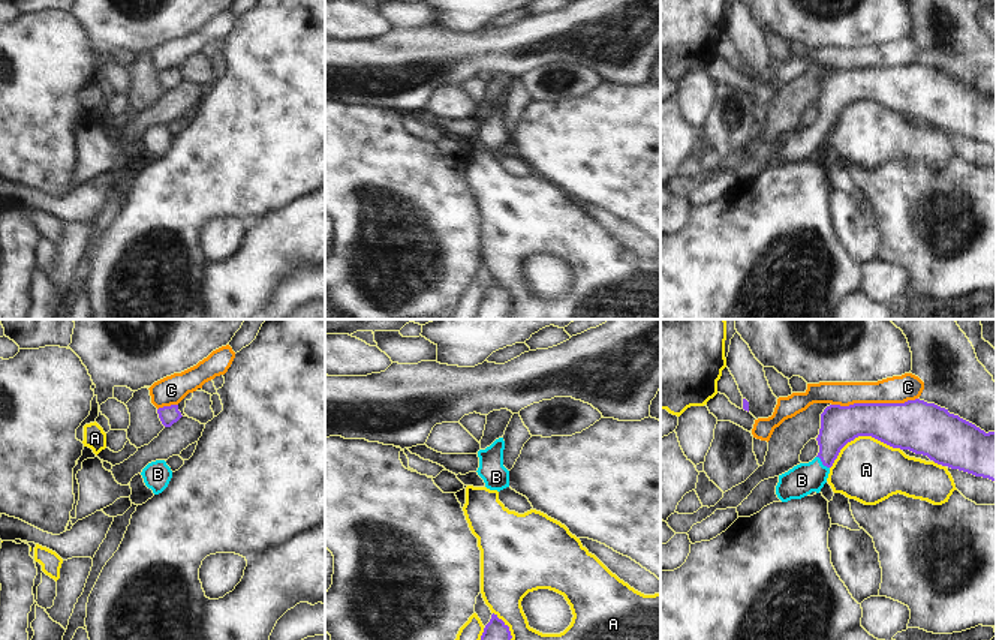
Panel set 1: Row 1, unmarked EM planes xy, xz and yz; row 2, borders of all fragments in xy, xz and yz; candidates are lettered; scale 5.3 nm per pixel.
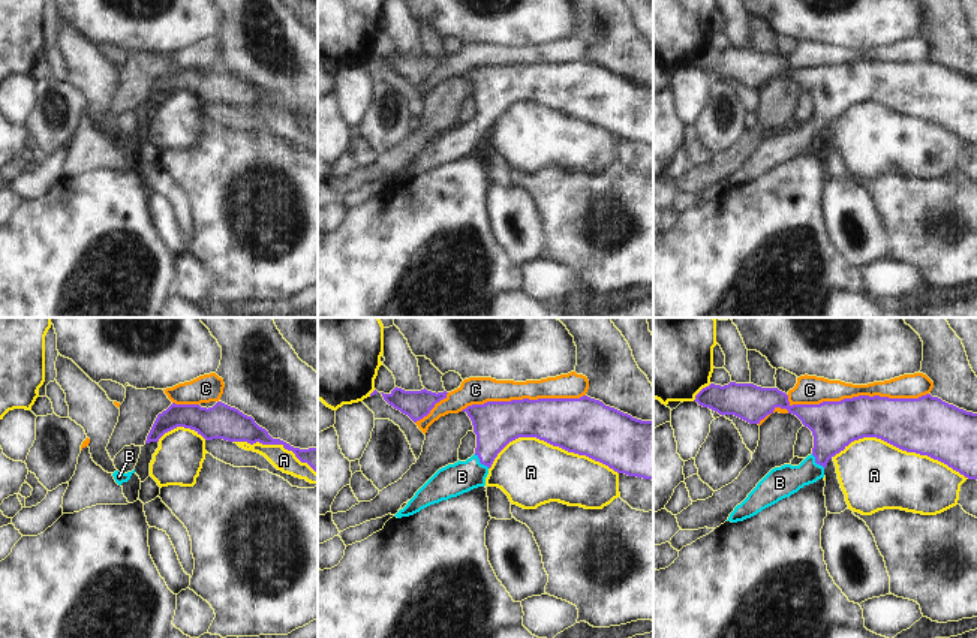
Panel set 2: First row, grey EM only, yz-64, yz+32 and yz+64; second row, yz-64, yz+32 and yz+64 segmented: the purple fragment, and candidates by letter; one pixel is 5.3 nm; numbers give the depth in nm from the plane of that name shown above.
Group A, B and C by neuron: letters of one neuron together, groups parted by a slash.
A / B / C

